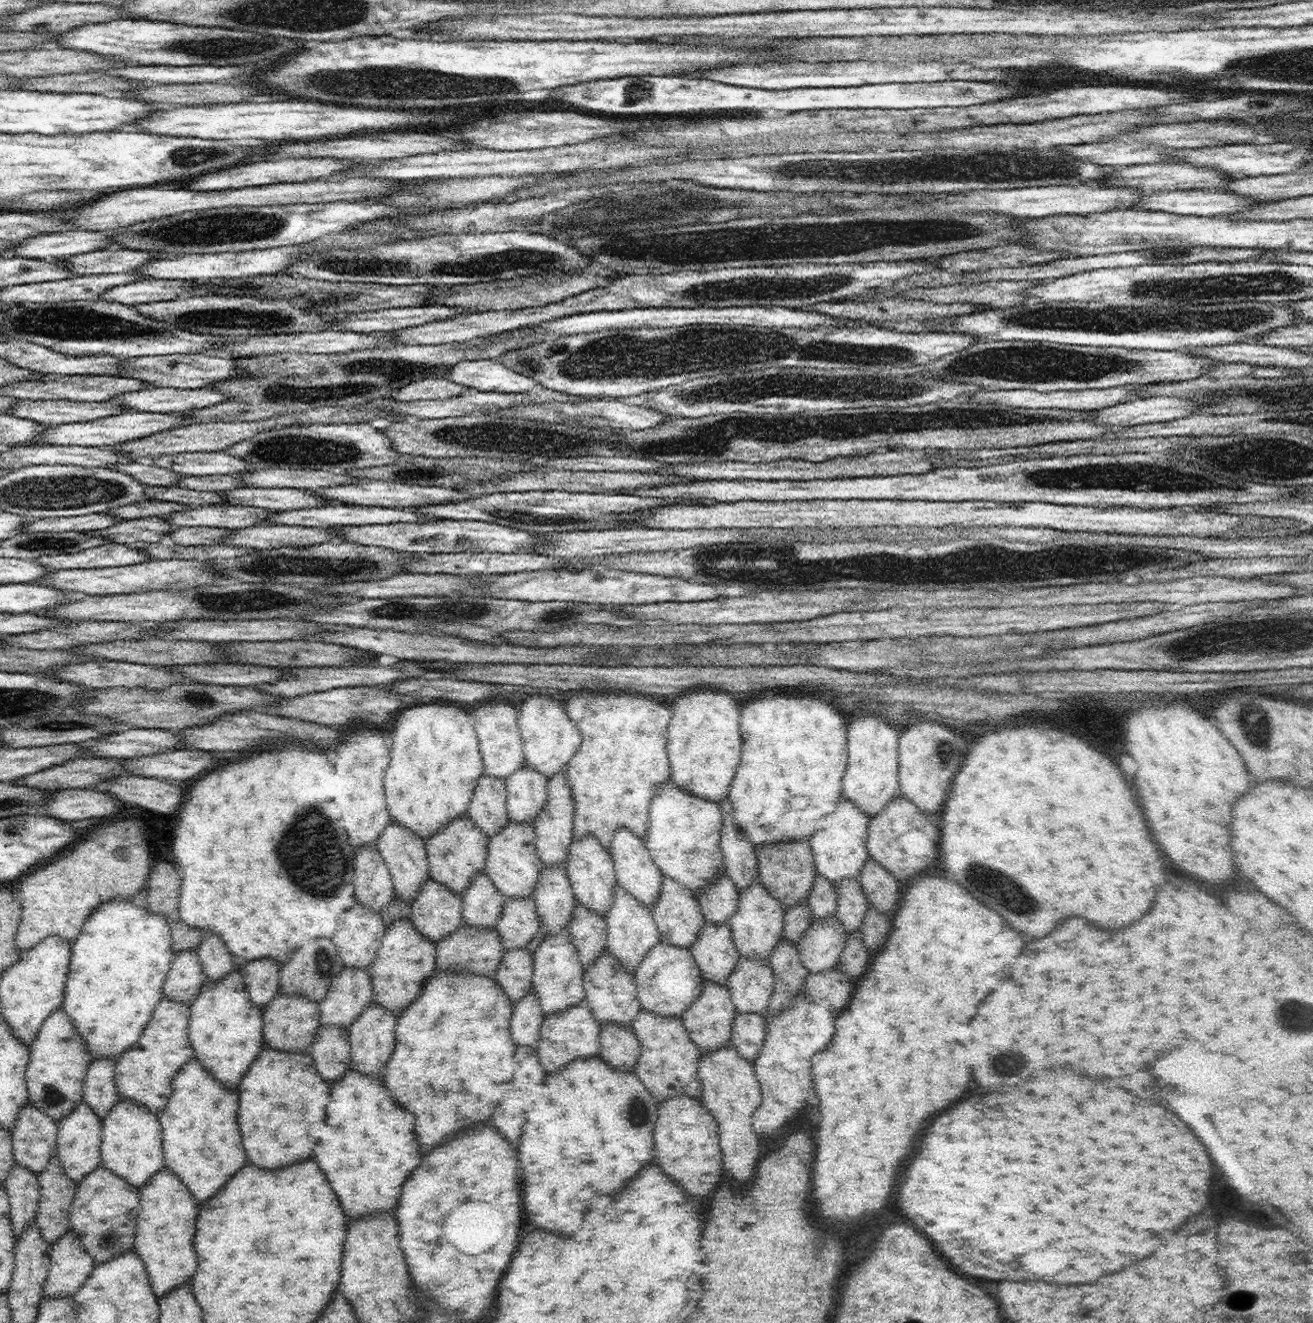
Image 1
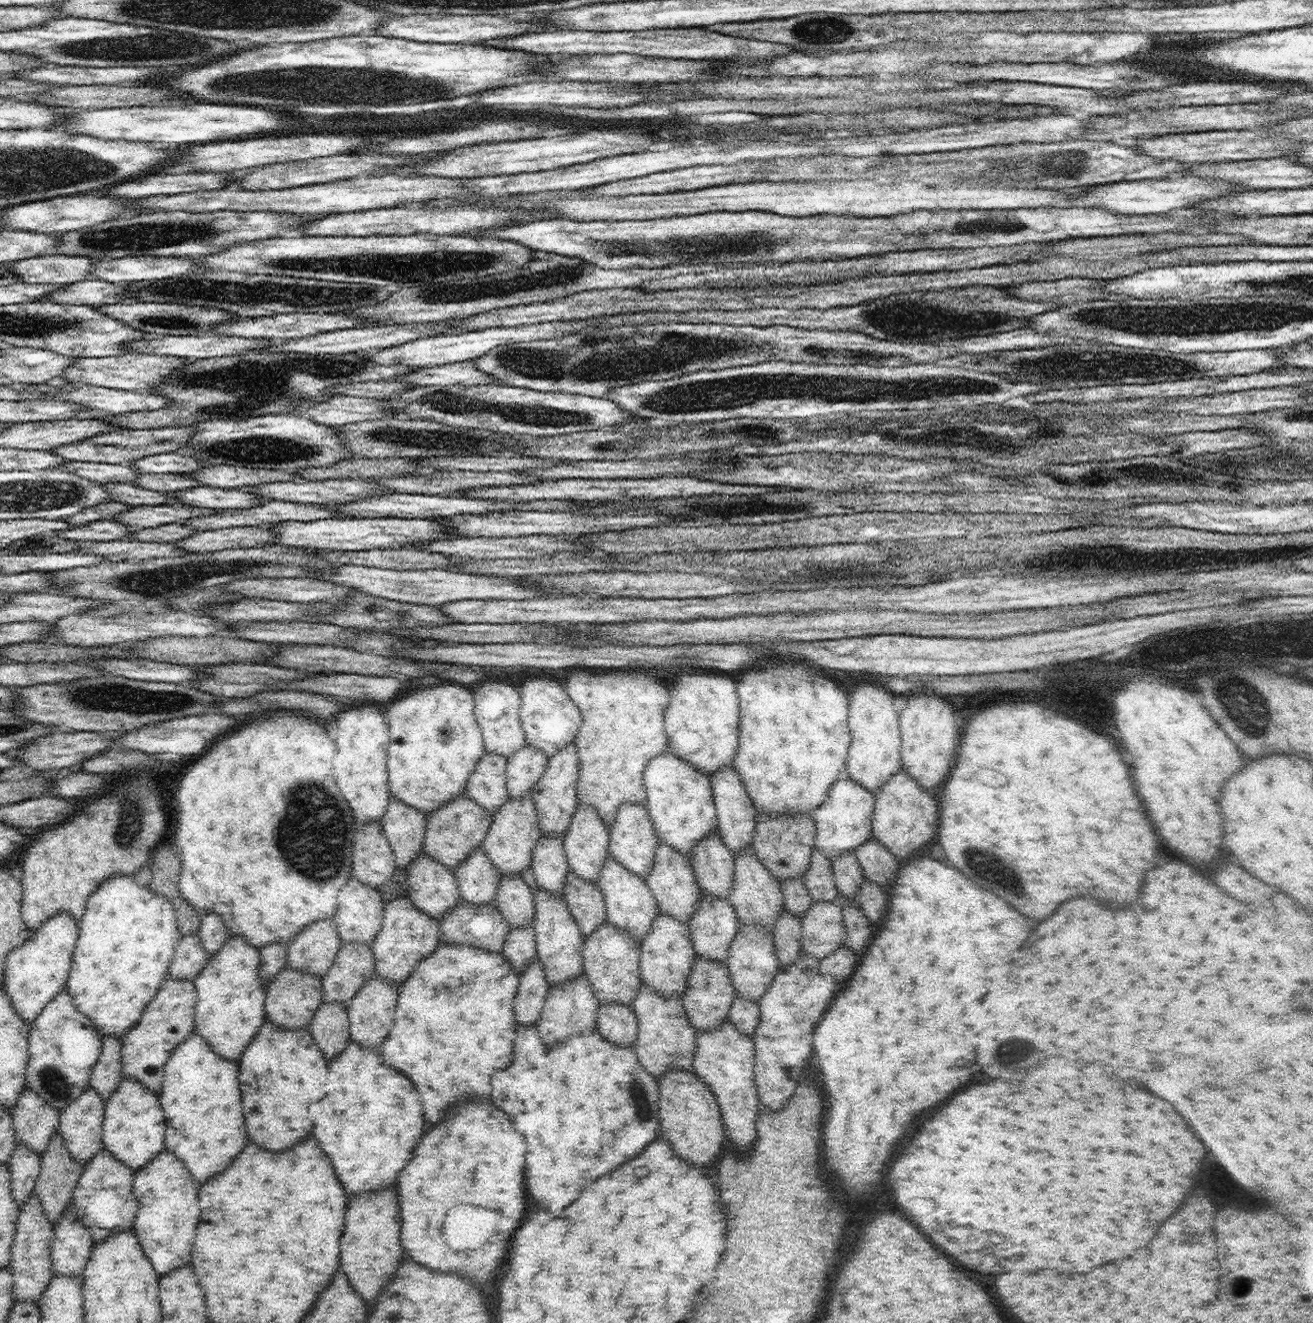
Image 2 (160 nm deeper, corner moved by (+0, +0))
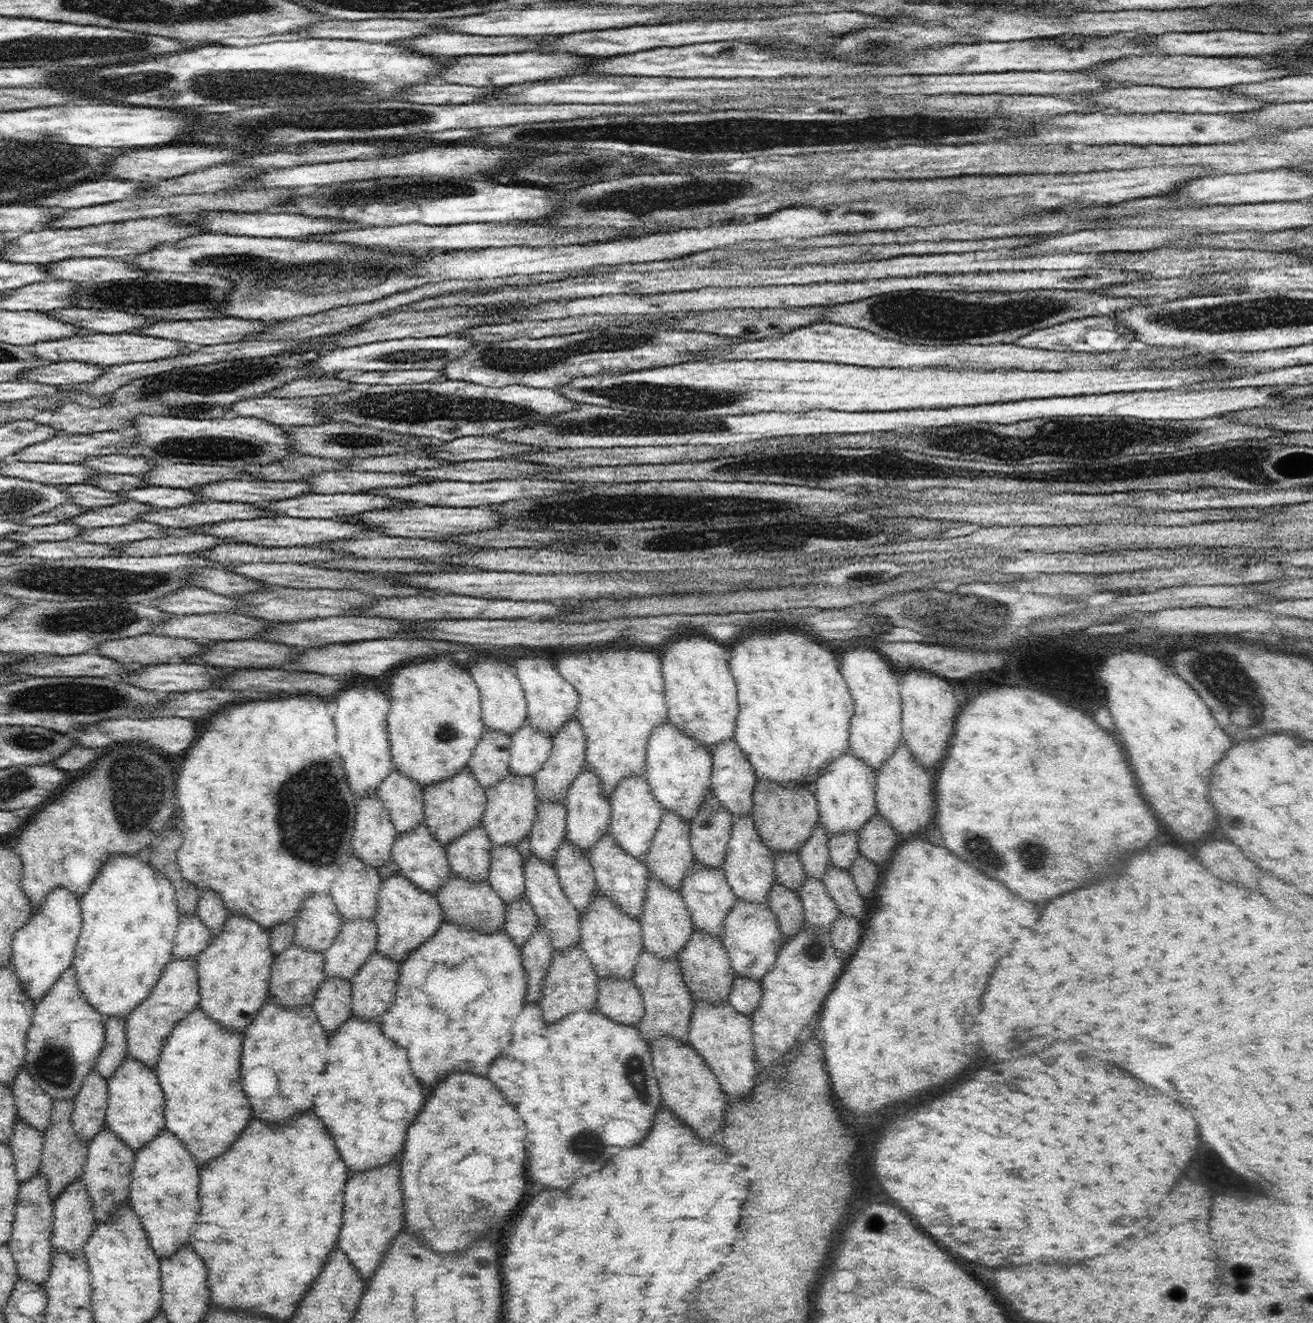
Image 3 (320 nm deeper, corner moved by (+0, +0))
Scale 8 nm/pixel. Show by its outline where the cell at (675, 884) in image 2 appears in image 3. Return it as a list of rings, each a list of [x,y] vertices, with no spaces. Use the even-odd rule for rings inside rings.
[[[674,811],[663,812],[660,826],[656,829],[649,851],[644,856],[644,862],[648,866],[650,877],[656,877],[663,883],[681,892],[681,882],[686,873],[694,866],[695,858],[690,842],[691,826]]]

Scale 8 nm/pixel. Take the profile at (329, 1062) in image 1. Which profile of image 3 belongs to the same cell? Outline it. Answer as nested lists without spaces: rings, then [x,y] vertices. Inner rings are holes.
[[[326,977],[315,994],[312,1008],[326,1030],[336,1030],[352,1016],[351,981],[342,977]]]

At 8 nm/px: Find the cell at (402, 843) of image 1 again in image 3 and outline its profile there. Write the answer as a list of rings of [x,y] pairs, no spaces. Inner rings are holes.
[[[393,768],[377,788],[399,836],[414,830],[424,820],[423,786]]]

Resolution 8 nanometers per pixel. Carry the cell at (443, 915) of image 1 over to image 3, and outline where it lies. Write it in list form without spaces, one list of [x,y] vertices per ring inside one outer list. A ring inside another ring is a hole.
[[[420,823],[414,830],[406,831],[394,841],[391,858],[395,860],[399,871],[408,877],[418,888],[427,890],[437,896],[437,890],[447,881],[451,874],[445,846],[439,843],[429,826]]]

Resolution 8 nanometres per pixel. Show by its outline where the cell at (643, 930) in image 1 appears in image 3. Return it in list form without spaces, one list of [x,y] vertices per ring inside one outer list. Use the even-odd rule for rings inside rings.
[[[610,832],[604,833],[598,842],[594,843],[589,857],[600,893],[610,897],[623,910],[623,913],[638,919],[643,911],[643,902],[646,898],[647,882],[649,881],[649,870],[645,862],[628,854]]]

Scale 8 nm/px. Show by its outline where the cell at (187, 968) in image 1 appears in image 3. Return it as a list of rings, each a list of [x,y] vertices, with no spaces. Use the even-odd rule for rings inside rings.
[[[186,913],[180,917],[173,944],[174,959],[196,959],[211,943],[212,931],[197,913]]]

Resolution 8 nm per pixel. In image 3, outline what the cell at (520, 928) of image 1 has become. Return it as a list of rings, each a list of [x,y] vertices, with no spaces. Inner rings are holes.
[[[500,845],[491,850],[491,863],[487,881],[510,904],[519,901],[525,894],[523,860],[516,845]]]

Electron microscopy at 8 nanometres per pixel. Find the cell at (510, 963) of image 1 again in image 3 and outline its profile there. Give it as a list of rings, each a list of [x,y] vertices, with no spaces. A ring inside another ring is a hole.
[[[526,896],[506,905],[504,929],[521,948],[532,936],[532,933],[535,933],[539,925],[539,918]]]

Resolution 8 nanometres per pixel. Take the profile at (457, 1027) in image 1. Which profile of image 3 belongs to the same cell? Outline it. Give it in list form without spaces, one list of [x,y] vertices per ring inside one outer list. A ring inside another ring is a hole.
[[[443,920],[435,935],[411,950],[400,963],[394,1004],[382,1016],[382,1030],[388,1038],[400,1042],[408,1050],[410,1066],[416,1078],[434,1088],[436,1082],[442,1080],[450,1070],[466,1070],[486,1076],[492,1060],[510,1048],[512,1024],[525,1004],[528,975],[521,948],[505,929],[487,935]]]

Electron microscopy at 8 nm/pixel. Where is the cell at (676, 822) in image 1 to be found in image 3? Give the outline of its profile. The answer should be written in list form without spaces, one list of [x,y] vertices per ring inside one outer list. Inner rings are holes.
[[[666,720],[652,729],[647,742],[643,775],[649,782],[652,795],[665,808],[680,815],[688,824],[696,816],[705,795],[710,792],[713,756],[706,745]]]

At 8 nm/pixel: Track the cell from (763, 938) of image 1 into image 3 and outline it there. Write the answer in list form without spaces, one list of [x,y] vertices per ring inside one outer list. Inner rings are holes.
[[[751,814],[736,817],[733,821],[723,869],[730,888],[734,891],[737,899],[768,905],[770,889],[777,880],[775,854],[765,845],[765,842],[762,842]]]

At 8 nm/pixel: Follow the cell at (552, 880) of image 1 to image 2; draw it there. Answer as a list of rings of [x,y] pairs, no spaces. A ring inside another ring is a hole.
[[[541,834],[533,848],[531,866],[537,884],[564,899],[563,888],[569,873],[569,864],[563,838]]]

